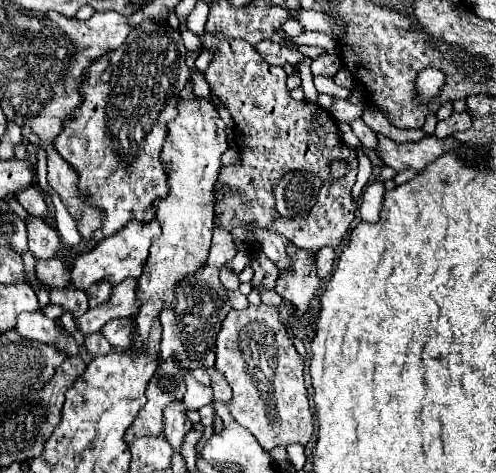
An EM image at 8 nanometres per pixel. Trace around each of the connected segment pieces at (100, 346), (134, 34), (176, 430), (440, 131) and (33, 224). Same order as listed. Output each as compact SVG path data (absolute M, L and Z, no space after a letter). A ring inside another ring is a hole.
M100 332L86 336L84 344L90 350L90 356L102 356L102 354L106 354L110 350L110 342L106 342L106 338L102 338Z
M148 18L128 34L122 46L106 52L102 60L96 60L88 68L86 84L82 84L84 102L76 110L74 120L66 122L64 130L54 140L54 146L60 156L78 170L78 188L82 192L90 192L90 204L102 206L106 210L104 226L102 230L94 232L92 240L102 240L116 234L130 220L154 220L156 202L166 198L166 190L170 190L170 186L166 186L166 170L162 170L160 152L166 140L166 126L178 112L176 104L180 90L190 78L186 52L188 50L178 28L172 28L168 22L154 22L154 18ZM106 70L110 70L112 78L108 82L102 82L100 76Z
M178 400L176 404L172 404L164 410L164 432L170 434L166 438L170 438L170 444L172 444L174 452L180 450L184 434L192 428L192 422L188 420L186 412L188 412L188 408L182 400Z
M452 112L446 120L438 122L436 126L436 138L446 138L446 136L452 136L456 132L464 132L472 126L472 120L470 116L464 112L464 114L458 114L458 112Z
M30 218L26 222L28 228L28 248L38 260L50 260L58 256L60 236L58 232L40 218Z

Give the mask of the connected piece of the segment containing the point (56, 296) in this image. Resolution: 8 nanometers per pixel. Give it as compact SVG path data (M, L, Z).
M74 286L66 288L66 290L52 288L50 290L50 304L56 304L64 312L70 312L74 318L80 318L88 310L88 296L86 296L86 292L74 288Z

